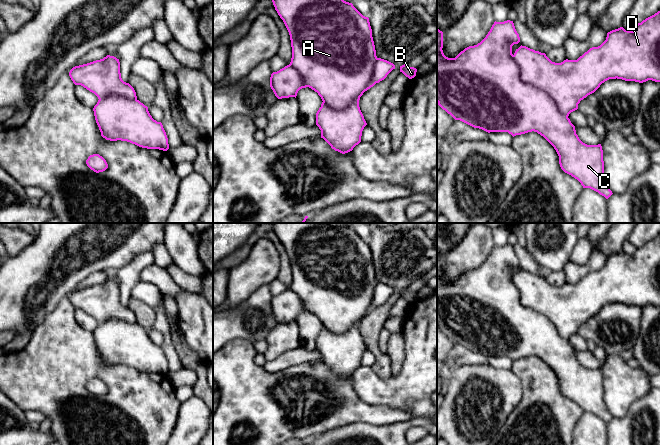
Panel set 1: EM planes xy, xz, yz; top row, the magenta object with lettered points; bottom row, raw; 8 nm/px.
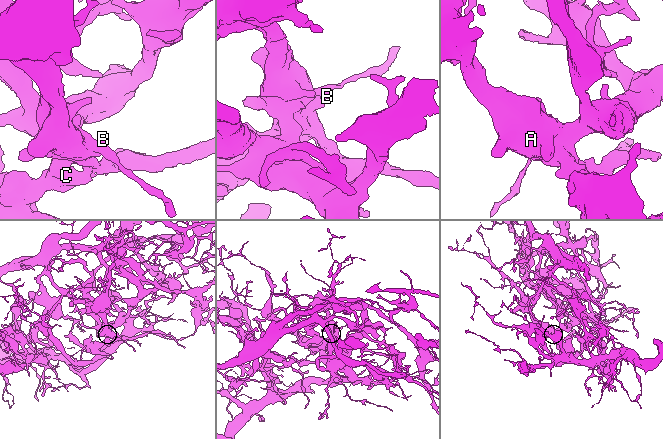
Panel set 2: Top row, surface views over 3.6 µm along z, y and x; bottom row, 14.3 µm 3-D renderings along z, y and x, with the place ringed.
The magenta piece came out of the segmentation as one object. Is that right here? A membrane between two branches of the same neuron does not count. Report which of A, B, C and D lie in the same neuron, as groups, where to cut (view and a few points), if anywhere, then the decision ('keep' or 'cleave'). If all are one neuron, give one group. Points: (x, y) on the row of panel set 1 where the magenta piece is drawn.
A C / B D; cut in yz along (513, 55), (520, 78), (541, 89), (567, 116); cleave

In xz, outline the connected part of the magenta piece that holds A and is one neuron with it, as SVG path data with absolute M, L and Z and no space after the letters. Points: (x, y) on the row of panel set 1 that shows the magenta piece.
M272 0L291 40L290 65L333 109L343 109L367 91L378 60L369 18L344 0Z

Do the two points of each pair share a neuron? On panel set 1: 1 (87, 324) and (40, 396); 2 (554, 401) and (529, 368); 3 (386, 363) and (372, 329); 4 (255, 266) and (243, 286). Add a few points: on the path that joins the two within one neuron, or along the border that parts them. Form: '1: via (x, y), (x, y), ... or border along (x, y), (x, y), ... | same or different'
1: border along (74, 309), (74, 319), (92, 333) | different
2: via (546, 393), (540, 387), (536, 376) | same
3: via (379, 355), (372, 345), (372, 337) | same
4: via (254, 271), (244, 281) | same

